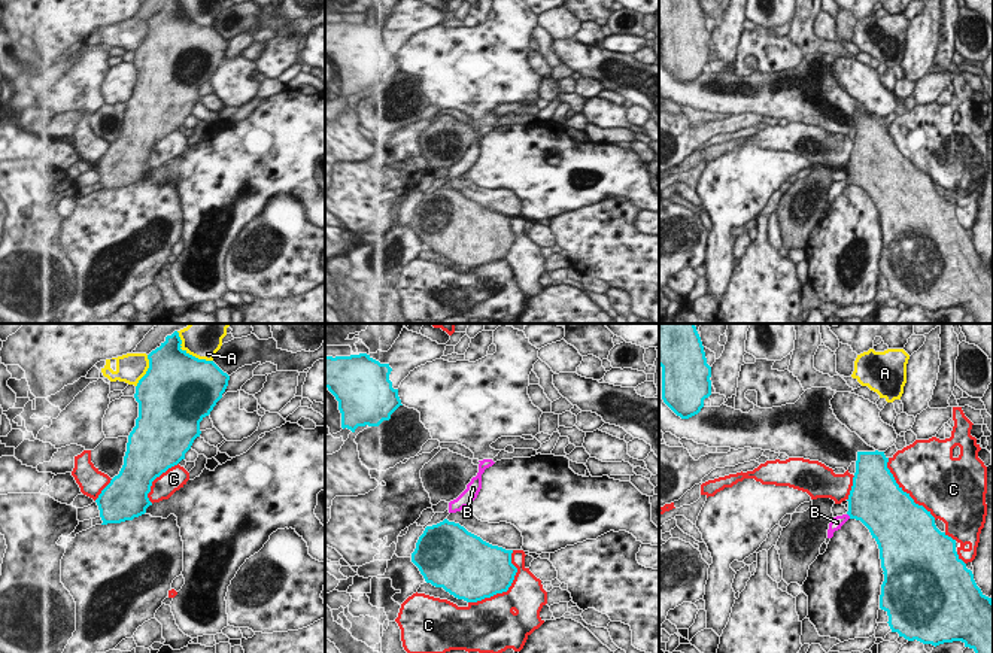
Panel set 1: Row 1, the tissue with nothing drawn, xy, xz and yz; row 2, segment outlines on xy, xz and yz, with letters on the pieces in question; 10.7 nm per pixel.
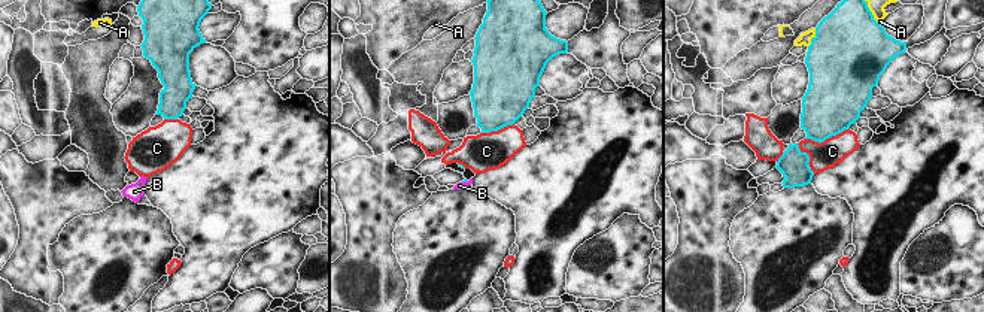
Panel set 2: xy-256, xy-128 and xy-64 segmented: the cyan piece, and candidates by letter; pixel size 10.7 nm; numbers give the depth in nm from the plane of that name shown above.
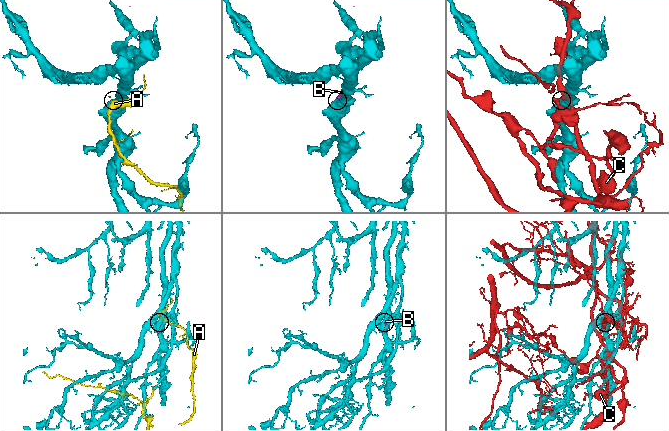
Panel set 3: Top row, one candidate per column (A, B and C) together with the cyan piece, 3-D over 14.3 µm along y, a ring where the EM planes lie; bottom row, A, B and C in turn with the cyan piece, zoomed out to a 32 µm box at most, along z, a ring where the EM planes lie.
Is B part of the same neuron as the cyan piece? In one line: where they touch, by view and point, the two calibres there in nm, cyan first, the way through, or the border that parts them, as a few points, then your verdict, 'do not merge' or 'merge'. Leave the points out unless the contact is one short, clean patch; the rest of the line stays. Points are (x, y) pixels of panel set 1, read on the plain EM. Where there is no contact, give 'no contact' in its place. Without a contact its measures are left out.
meets cyan in yz at (849, 181); 420 nm thick on the cyan side, 130 nm on the other; runs through yz (868, 169), (849, 181), (837, 188); merge

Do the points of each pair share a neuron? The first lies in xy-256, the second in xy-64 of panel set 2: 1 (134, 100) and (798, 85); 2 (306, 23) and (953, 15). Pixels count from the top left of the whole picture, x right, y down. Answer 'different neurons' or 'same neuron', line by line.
1: different neurons
2: same neuron

